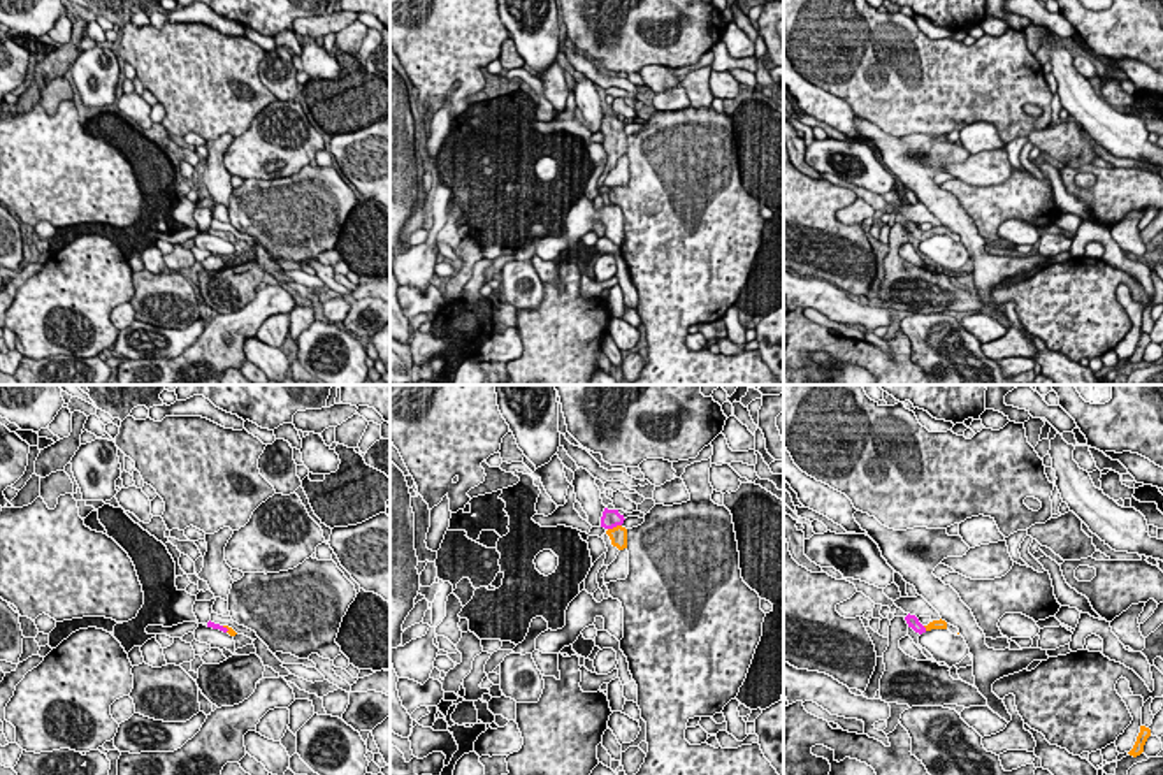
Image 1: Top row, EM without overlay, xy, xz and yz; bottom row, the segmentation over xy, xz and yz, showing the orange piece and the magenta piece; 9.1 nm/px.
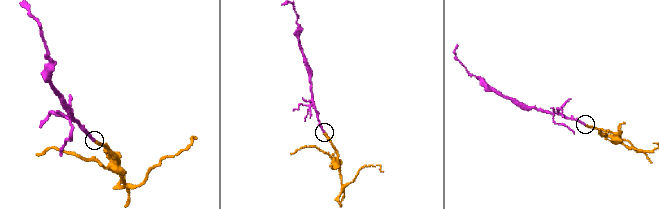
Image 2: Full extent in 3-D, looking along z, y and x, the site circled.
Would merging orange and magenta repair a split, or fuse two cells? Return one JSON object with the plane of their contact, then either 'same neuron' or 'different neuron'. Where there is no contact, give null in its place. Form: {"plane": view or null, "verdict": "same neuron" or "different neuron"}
{"plane": "xz", "verdict": "same neuron"}

